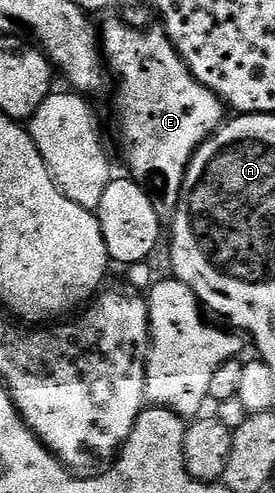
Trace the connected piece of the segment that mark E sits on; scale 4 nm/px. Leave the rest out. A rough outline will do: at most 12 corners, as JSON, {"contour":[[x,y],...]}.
{"contour":[[109,17],[128,174],[162,221],[227,104],[164,30]]}

